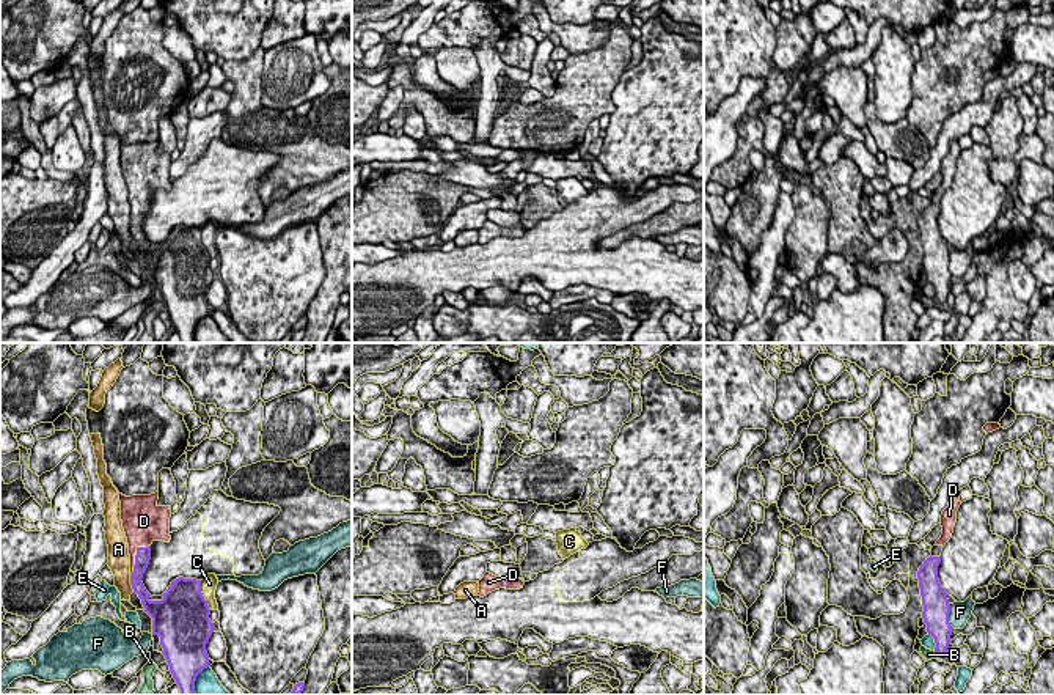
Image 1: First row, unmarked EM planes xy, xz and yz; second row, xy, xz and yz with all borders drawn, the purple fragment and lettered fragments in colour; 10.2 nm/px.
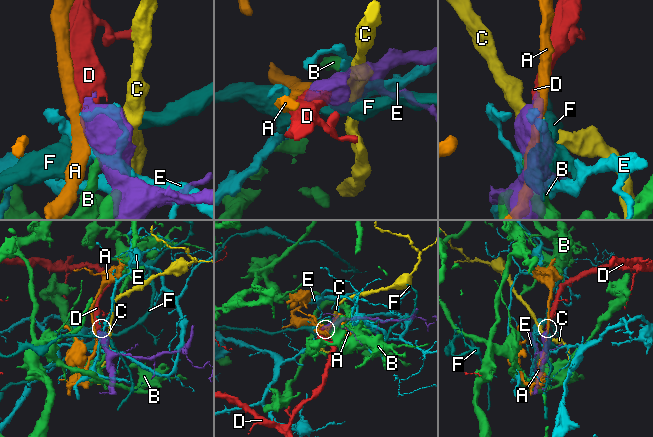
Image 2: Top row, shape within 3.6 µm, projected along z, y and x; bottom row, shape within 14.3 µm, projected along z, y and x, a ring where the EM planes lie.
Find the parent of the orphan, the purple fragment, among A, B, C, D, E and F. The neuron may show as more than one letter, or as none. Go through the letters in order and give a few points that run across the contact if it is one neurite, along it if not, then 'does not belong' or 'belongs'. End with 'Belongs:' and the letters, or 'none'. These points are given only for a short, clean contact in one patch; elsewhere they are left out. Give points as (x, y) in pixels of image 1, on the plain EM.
A: line xy (129, 222), (129, 231), (134, 239); does not belong
B: line yz (933, 299), (940, 307); does not belong
C: does not belong
D: belongs
E: does not belong
F: does not belong
Belongs: D

